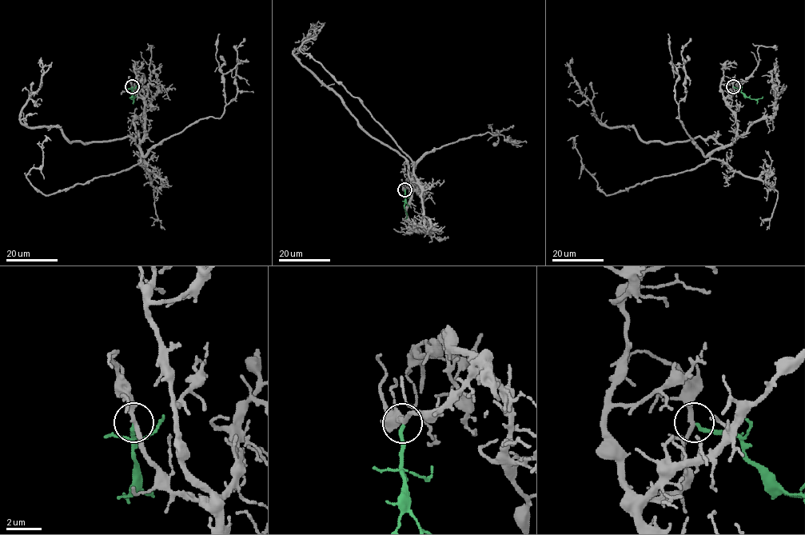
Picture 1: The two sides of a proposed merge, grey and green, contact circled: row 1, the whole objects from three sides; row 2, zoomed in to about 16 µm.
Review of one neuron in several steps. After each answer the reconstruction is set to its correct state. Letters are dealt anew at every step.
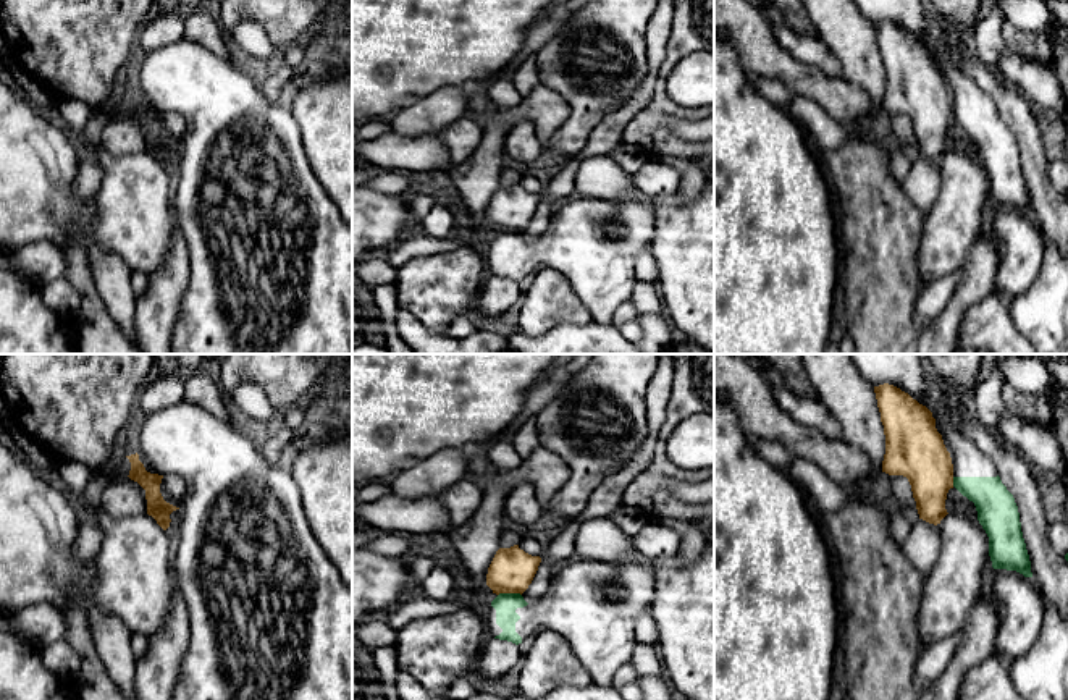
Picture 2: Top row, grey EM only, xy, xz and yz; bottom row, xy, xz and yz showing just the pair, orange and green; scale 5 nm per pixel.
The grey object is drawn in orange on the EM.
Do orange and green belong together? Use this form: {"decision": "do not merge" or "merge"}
{"decision": "do not merge"}

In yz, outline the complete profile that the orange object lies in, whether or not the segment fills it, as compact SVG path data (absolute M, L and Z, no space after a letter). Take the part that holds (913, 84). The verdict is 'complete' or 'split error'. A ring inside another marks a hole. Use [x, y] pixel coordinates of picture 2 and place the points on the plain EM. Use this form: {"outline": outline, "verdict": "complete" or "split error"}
{"outline": "M894 23L874 24L874 31L885 73L882 110L906 115L919 157L937 163L948 152L945 137L948 128L953 126L953 102L942 73L936 66L936 57L926 44Z", "verdict": "complete"}

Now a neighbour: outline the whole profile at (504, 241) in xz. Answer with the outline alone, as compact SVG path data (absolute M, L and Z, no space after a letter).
M580 197L567 200L553 212L548 230L527 241L520 231L499 231L488 247L488 275L515 283L535 268L561 273L591 314L595 323L612 323L619 306L632 299L637 252L656 236L656 213L651 202L629 197L625 202L609 197Z

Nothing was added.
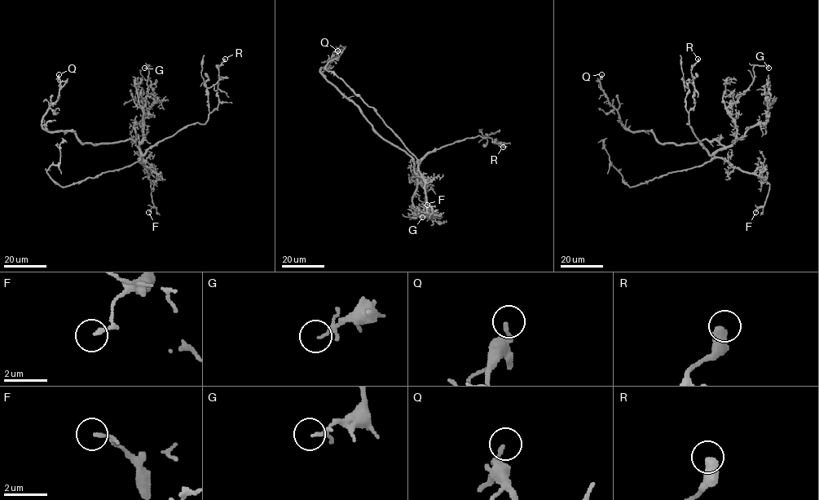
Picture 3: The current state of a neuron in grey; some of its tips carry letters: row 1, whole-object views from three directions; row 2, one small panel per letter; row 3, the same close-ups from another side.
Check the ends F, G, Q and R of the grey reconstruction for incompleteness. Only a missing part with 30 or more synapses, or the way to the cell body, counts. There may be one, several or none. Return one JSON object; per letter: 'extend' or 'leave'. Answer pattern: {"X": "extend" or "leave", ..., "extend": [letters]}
{"F": "leave", "G": "leave", "Q": "leave", "R": "leave", "extend": []}

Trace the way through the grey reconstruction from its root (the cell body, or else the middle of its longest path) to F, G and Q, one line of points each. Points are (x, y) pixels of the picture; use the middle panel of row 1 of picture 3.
F: (415, 171), (416, 172), (418, 163), (424, 182), (429, 218), (432, 210), (427, 205)
G: (415, 171), (421, 185), (421, 175), (424, 179), (426, 192), (428, 214), (422, 217)
Q: (415, 171), (413, 159), (385, 140), (361, 109), (321, 73), (319, 70), (336, 55), (337, 50)

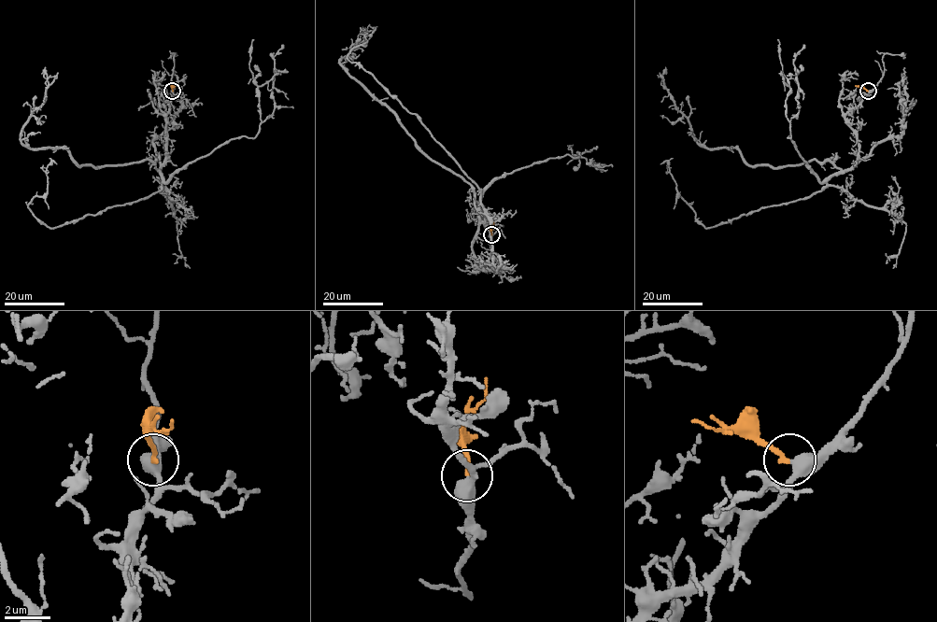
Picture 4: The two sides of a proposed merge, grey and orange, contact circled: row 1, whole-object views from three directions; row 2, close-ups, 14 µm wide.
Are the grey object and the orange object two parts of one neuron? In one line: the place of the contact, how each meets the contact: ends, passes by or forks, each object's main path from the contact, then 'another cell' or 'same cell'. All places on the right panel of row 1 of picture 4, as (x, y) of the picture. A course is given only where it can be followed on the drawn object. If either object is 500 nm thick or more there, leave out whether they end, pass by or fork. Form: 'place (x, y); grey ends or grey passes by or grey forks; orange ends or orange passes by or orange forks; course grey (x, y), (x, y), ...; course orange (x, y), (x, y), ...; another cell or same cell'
place (868, 91); grey passes by; orange ends; course grey (868, 91), (844, 116), (858, 148), (849, 168), (750, 165), (735, 148), (697, 141), (666, 67); course orange (868, 91), (855, 86); same cell

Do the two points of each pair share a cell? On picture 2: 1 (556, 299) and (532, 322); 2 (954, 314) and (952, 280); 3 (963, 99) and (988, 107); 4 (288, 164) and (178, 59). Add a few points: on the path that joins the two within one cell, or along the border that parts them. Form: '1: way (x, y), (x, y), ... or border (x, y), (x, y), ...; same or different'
1: way (550, 304), (538, 316); same
2: border (962, 269), (962, 278), (946, 307), (925, 320); different
3: way (970, 104), (981, 107); same
4: way (260, 141), (206, 86); same

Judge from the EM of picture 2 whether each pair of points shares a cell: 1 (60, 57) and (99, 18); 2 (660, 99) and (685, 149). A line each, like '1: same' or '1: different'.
1: same
2: same

